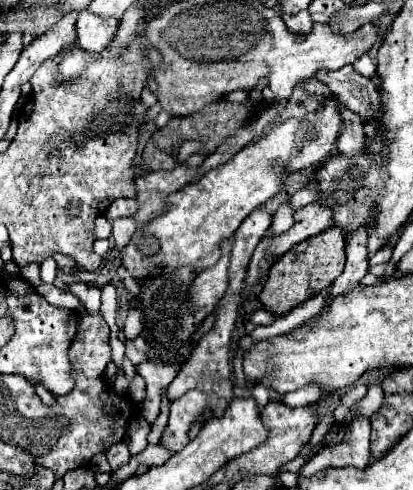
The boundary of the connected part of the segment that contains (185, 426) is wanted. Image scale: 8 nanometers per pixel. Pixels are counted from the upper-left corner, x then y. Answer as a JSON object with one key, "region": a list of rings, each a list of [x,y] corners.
{"region":[[[189,390],[171,404],[169,422],[161,436],[161,446],[165,450],[177,452],[189,442],[189,430],[197,418],[205,416],[209,410],[209,396],[201,390]]]}

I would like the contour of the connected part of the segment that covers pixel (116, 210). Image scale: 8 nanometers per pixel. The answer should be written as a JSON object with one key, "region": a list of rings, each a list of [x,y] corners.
{"region":[[[117,200],[107,210],[107,218],[115,216],[133,216],[137,212],[137,200]]]}

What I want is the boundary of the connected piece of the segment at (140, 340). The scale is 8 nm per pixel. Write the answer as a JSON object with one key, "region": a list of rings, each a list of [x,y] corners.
{"region":[[[137,336],[135,340],[125,342],[125,356],[133,362],[133,366],[147,362],[147,350],[149,350],[149,346],[143,336]]]}

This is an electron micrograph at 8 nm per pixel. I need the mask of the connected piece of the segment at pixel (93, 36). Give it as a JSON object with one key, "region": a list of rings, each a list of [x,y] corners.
{"region":[[[85,8],[79,10],[75,28],[77,28],[77,44],[87,52],[97,52],[109,46],[117,30],[117,18],[103,18],[99,14],[89,12],[89,8]]]}

